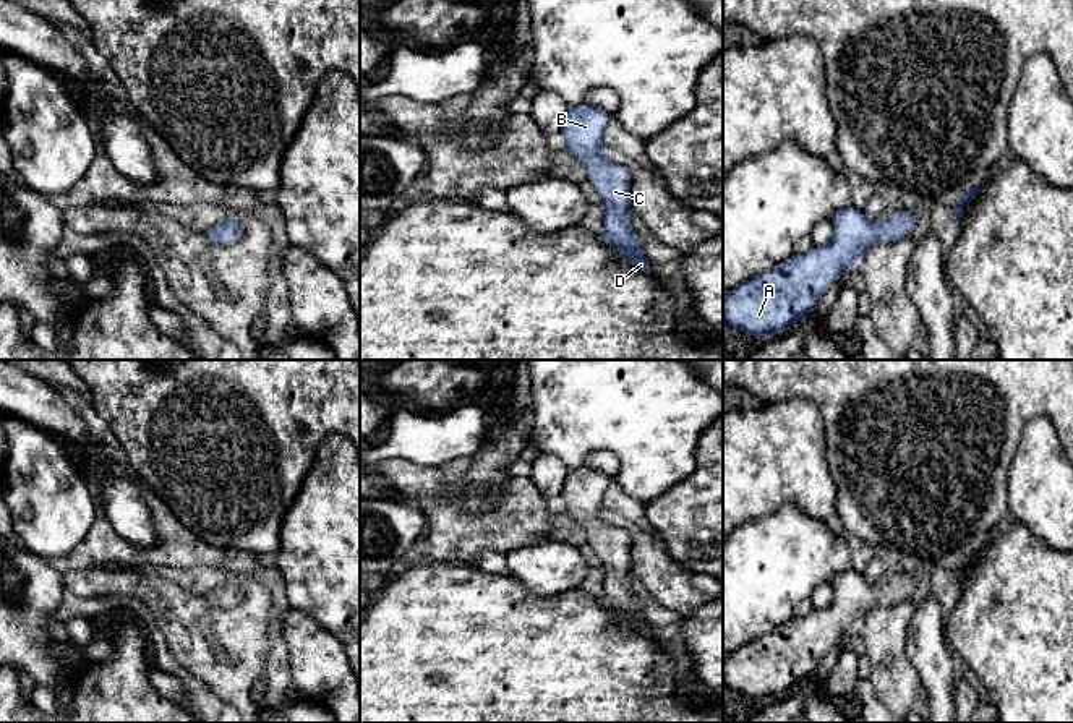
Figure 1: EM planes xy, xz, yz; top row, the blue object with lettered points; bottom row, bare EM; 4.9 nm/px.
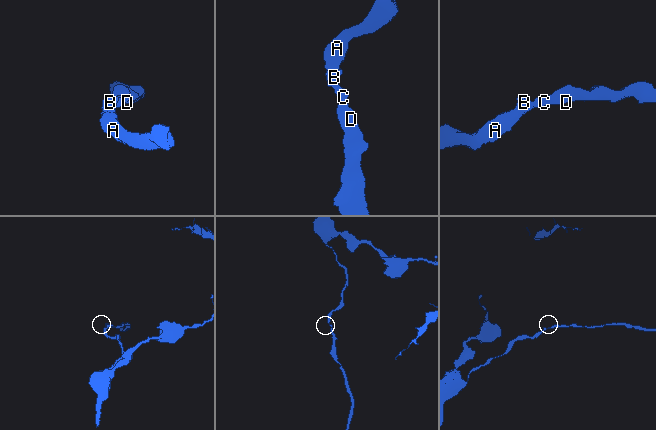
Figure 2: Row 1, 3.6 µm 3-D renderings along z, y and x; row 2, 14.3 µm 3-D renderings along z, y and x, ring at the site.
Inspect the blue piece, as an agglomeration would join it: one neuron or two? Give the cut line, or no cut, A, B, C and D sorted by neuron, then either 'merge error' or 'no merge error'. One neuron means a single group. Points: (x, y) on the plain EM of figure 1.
cut none; groups A B C D; no merge error

